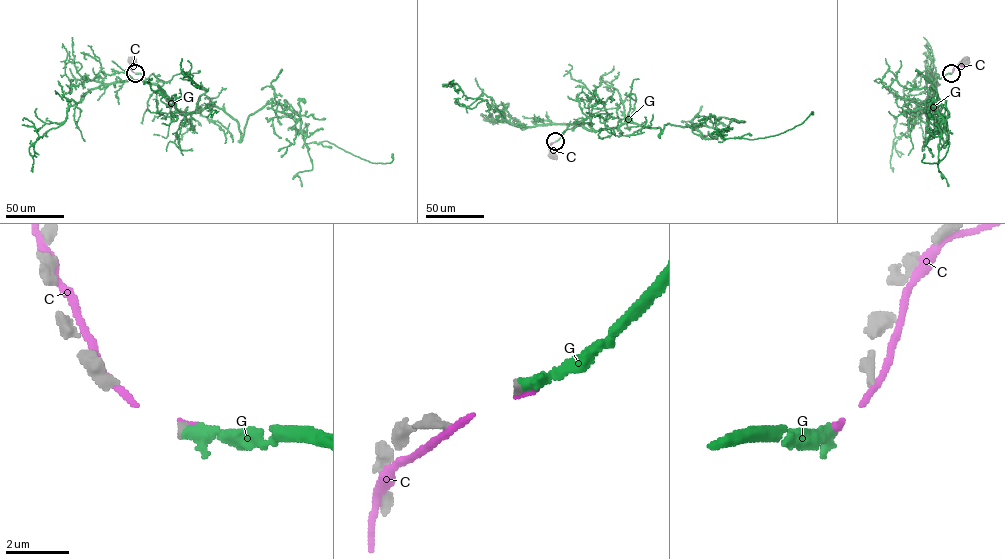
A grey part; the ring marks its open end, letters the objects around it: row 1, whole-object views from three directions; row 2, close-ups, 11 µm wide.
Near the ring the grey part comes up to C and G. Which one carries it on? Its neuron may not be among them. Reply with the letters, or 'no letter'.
G

